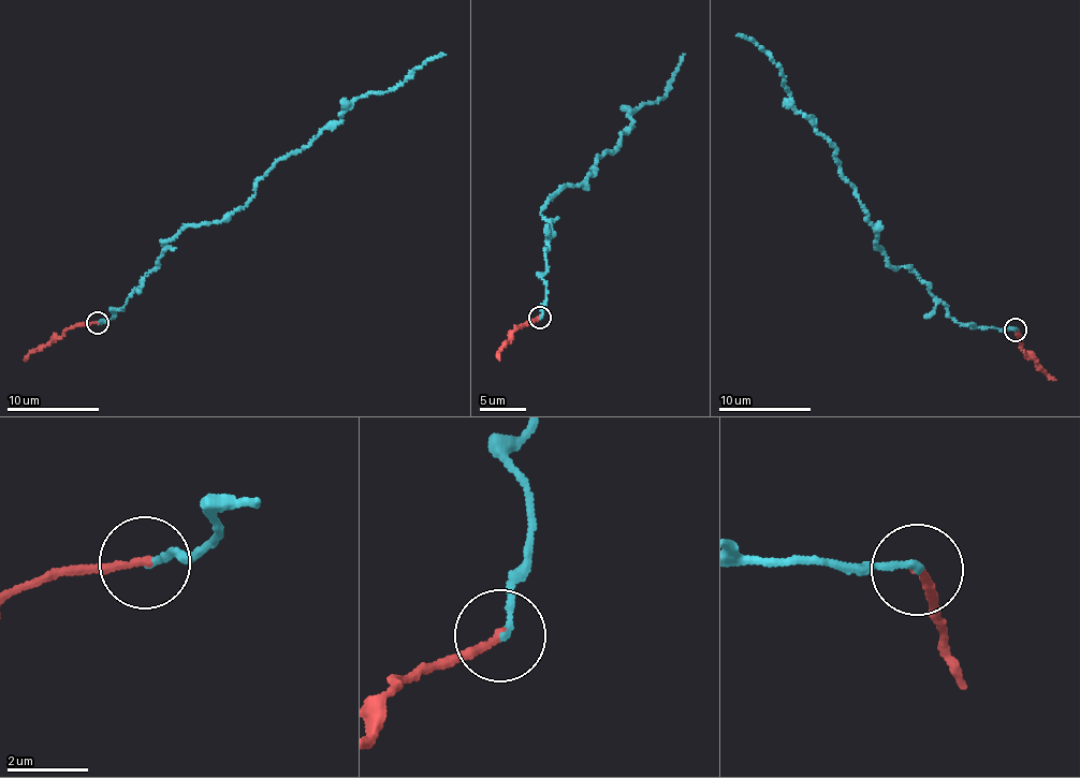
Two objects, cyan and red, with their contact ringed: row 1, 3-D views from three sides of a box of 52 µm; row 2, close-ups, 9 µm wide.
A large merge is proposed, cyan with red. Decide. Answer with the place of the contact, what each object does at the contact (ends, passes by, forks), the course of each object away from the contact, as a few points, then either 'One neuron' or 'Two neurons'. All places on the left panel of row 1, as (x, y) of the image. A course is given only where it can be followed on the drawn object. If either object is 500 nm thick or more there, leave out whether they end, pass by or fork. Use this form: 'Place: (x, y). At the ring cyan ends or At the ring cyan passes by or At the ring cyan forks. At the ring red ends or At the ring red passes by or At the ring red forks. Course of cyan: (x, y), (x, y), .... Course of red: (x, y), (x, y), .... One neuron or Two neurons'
Place: (97, 323). At the ring cyan ends. At the ring red ends. Course of cyan: (98, 322), (127, 304), (159, 259), (162, 239), (242, 208), (265, 172), (359, 98), (399, 85), (446, 55). Course of red: (98, 322), (71, 326), (25, 361). One neuron

